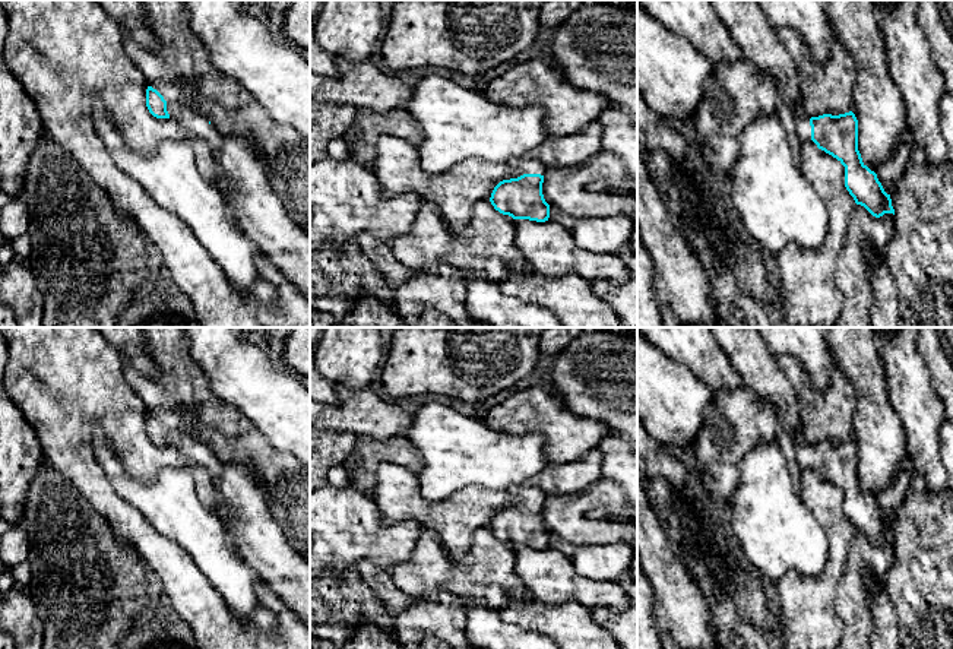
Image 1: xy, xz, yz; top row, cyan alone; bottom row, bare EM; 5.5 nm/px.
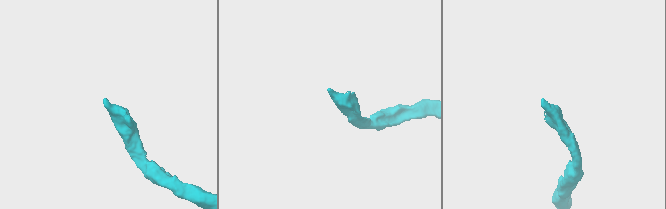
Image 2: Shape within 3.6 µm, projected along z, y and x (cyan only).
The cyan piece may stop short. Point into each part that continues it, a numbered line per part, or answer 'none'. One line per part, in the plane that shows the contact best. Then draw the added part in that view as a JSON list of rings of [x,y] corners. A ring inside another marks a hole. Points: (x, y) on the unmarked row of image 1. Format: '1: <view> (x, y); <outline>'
1: yz (801, 446); [[[801,424],[797,428],[795,433],[795,450],[797,450],[797,463],[802,471],[810,469],[811,468],[811,453],[810,453],[810,446],[802,436],[802,428]]]

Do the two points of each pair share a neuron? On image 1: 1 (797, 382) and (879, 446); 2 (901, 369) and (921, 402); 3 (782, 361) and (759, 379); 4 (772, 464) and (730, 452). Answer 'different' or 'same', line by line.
1: different
2: same
3: different
4: different

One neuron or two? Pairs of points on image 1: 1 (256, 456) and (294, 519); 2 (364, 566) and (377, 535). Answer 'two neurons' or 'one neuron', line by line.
1: one neuron
2: two neurons

